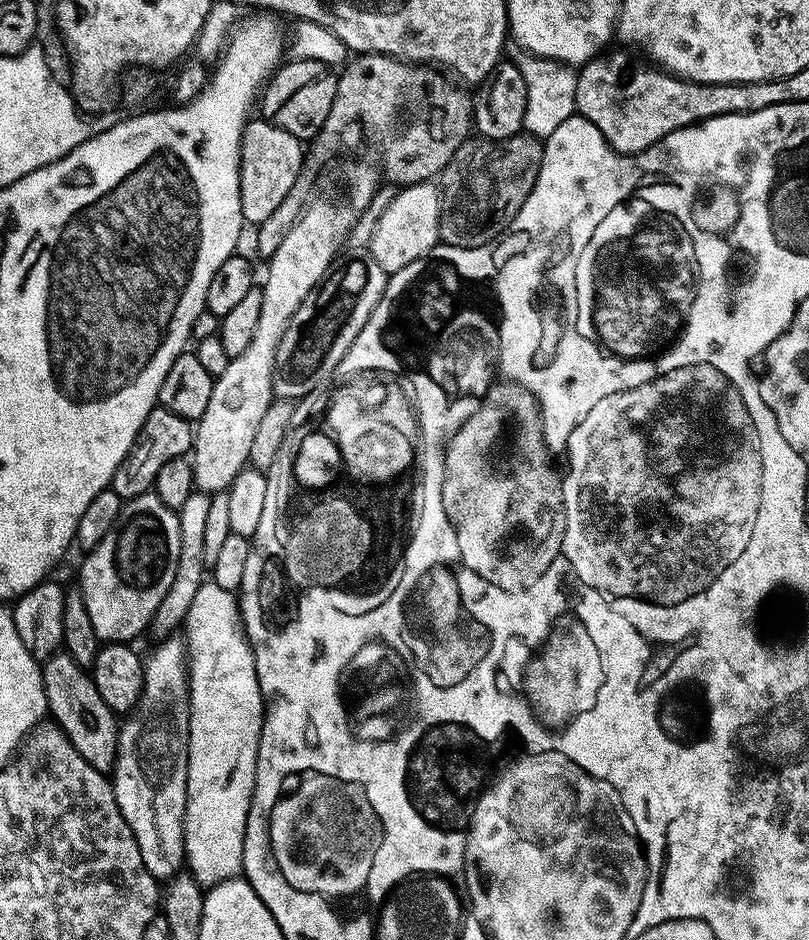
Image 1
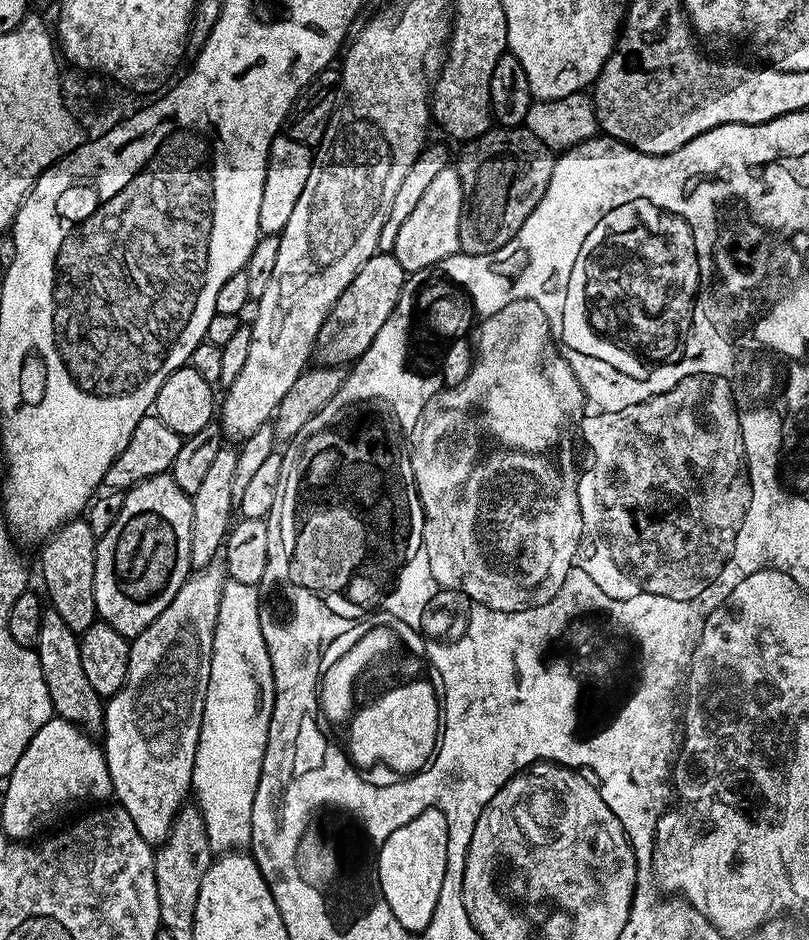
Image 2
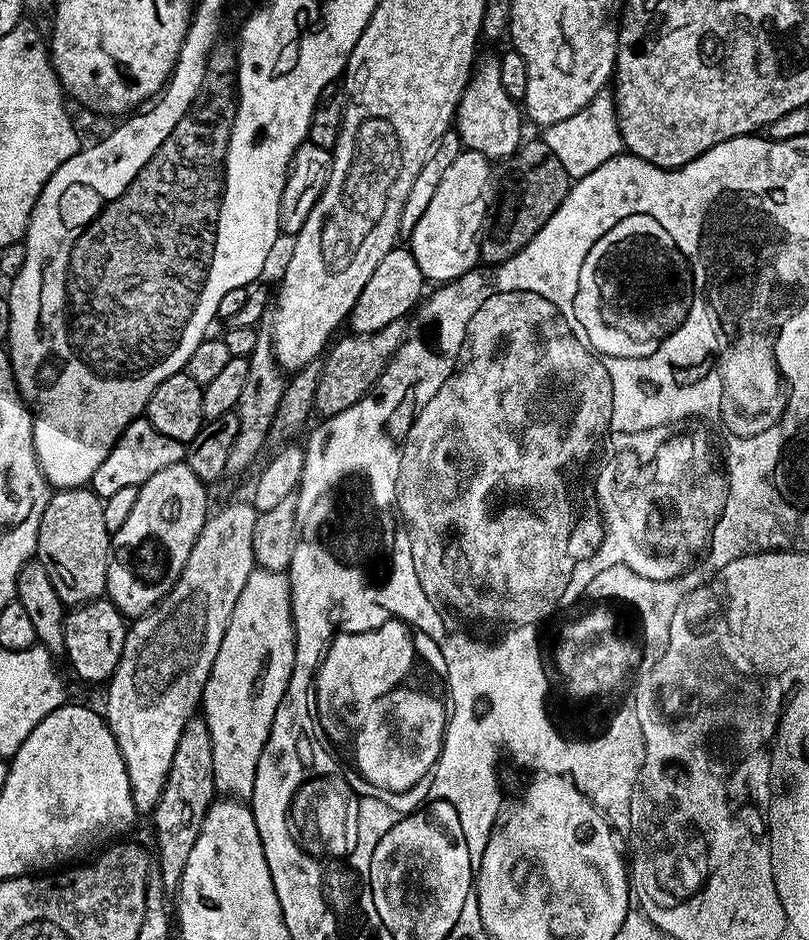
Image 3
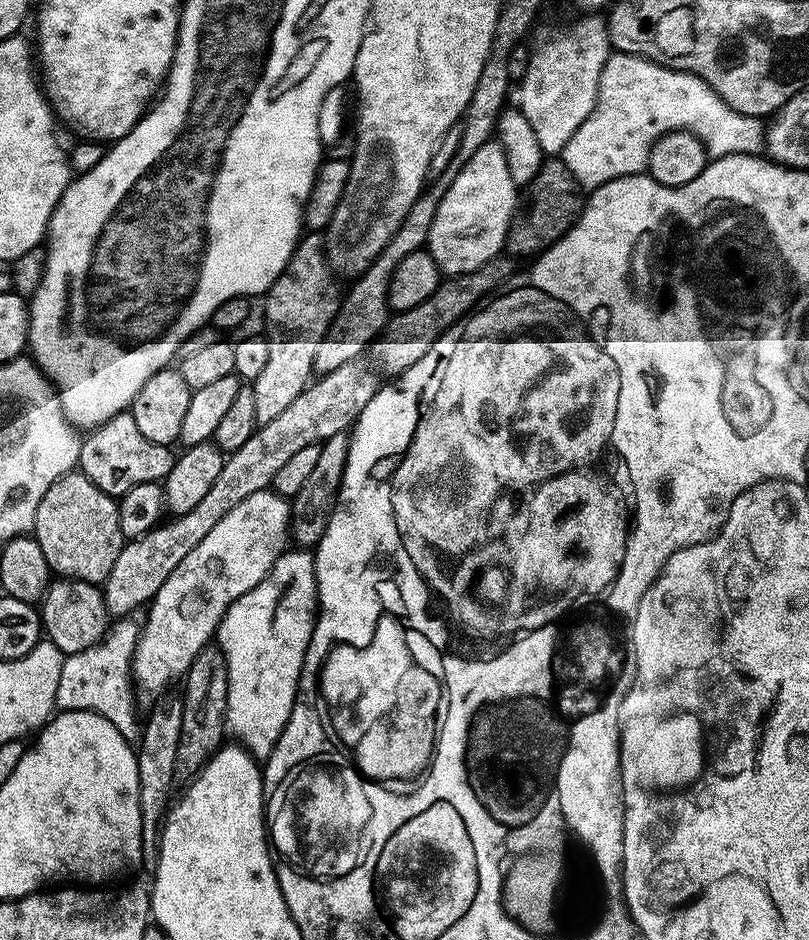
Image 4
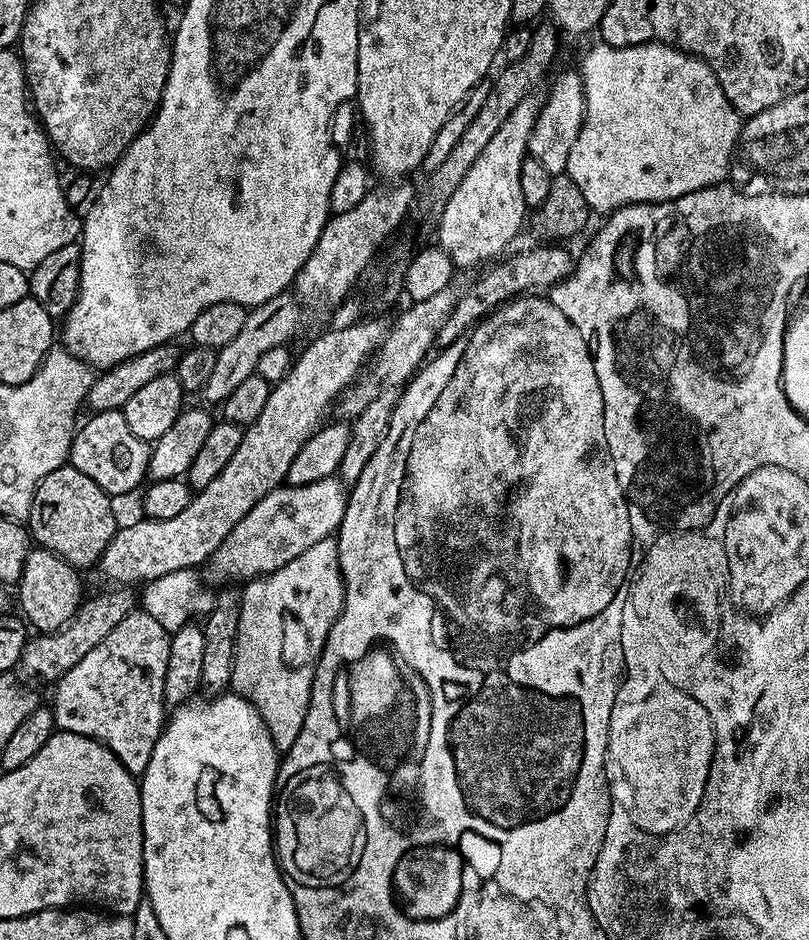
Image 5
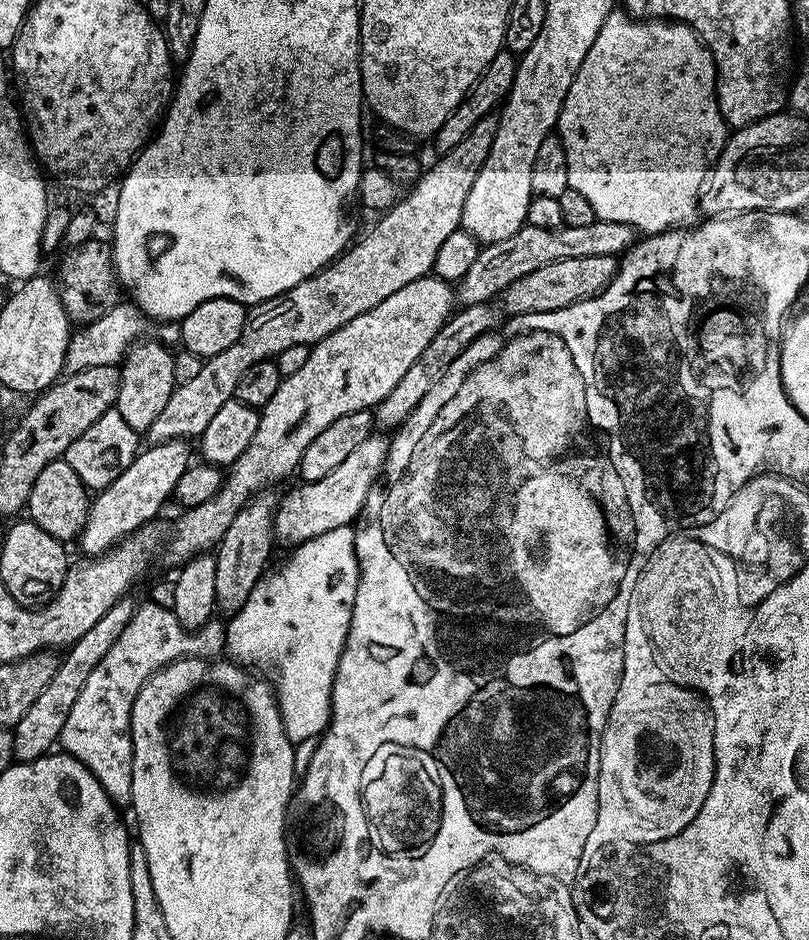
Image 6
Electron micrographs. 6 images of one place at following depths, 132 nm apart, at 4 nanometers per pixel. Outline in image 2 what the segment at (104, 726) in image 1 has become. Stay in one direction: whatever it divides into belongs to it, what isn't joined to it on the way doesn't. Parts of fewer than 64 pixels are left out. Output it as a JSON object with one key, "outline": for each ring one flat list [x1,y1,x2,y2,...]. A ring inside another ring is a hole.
{"outline":[[48,606,40,613,38,638,34,650,38,654,38,662,42,666,42,678,46,682,46,690,50,690,52,711,57,717,89,734,100,734,104,730,105,701,90,686,86,674,82,671,82,654,78,634,66,626,66,622]]}

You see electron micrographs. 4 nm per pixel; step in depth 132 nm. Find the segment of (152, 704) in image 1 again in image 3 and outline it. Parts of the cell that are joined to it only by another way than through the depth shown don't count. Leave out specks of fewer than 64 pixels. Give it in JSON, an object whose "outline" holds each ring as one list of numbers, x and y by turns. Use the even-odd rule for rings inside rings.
{"outline":[[248,502,232,504,217,516,216,513,209,515,200,537,190,550,190,558,186,558,180,581,152,611,145,612,129,627,122,658,111,680,107,681,108,705,102,708,102,712,114,734,114,742,118,742,122,762,126,762,137,813,151,813,160,801,166,786,166,774,170,774,170,762,174,762,174,750,178,750,178,738,182,738,182,730,197,715,214,658,218,658,218,646,222,646,223,633,234,614,234,602,238,594,242,594,246,578,250,578,253,568,257,567,252,545,257,515,256,509],[188,628,197,628,204,633,188,632]]}

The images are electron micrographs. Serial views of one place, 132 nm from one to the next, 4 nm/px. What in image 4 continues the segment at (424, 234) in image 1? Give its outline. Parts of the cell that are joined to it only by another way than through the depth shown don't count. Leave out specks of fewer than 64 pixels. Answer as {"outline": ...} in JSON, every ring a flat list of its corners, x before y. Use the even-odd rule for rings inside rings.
{"outline":[[499,142,478,146,474,158,470,158,470,162,458,170,458,178,450,182,450,190,446,190,438,212,434,214,426,250,445,277,478,270,505,251,508,227,517,208,518,185,511,180,503,146]]}

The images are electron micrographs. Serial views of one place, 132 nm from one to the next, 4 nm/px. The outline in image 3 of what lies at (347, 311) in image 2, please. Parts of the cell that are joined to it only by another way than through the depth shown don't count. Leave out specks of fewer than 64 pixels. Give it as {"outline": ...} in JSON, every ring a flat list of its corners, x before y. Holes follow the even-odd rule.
{"outline":[[397,246,378,262,378,270,370,274,370,282,362,286,362,294,352,307,350,317,351,331,356,334,370,334,390,326,390,322,404,320,421,303,426,292,426,281,422,270,418,270,418,262,414,262,414,254,407,247]]}

